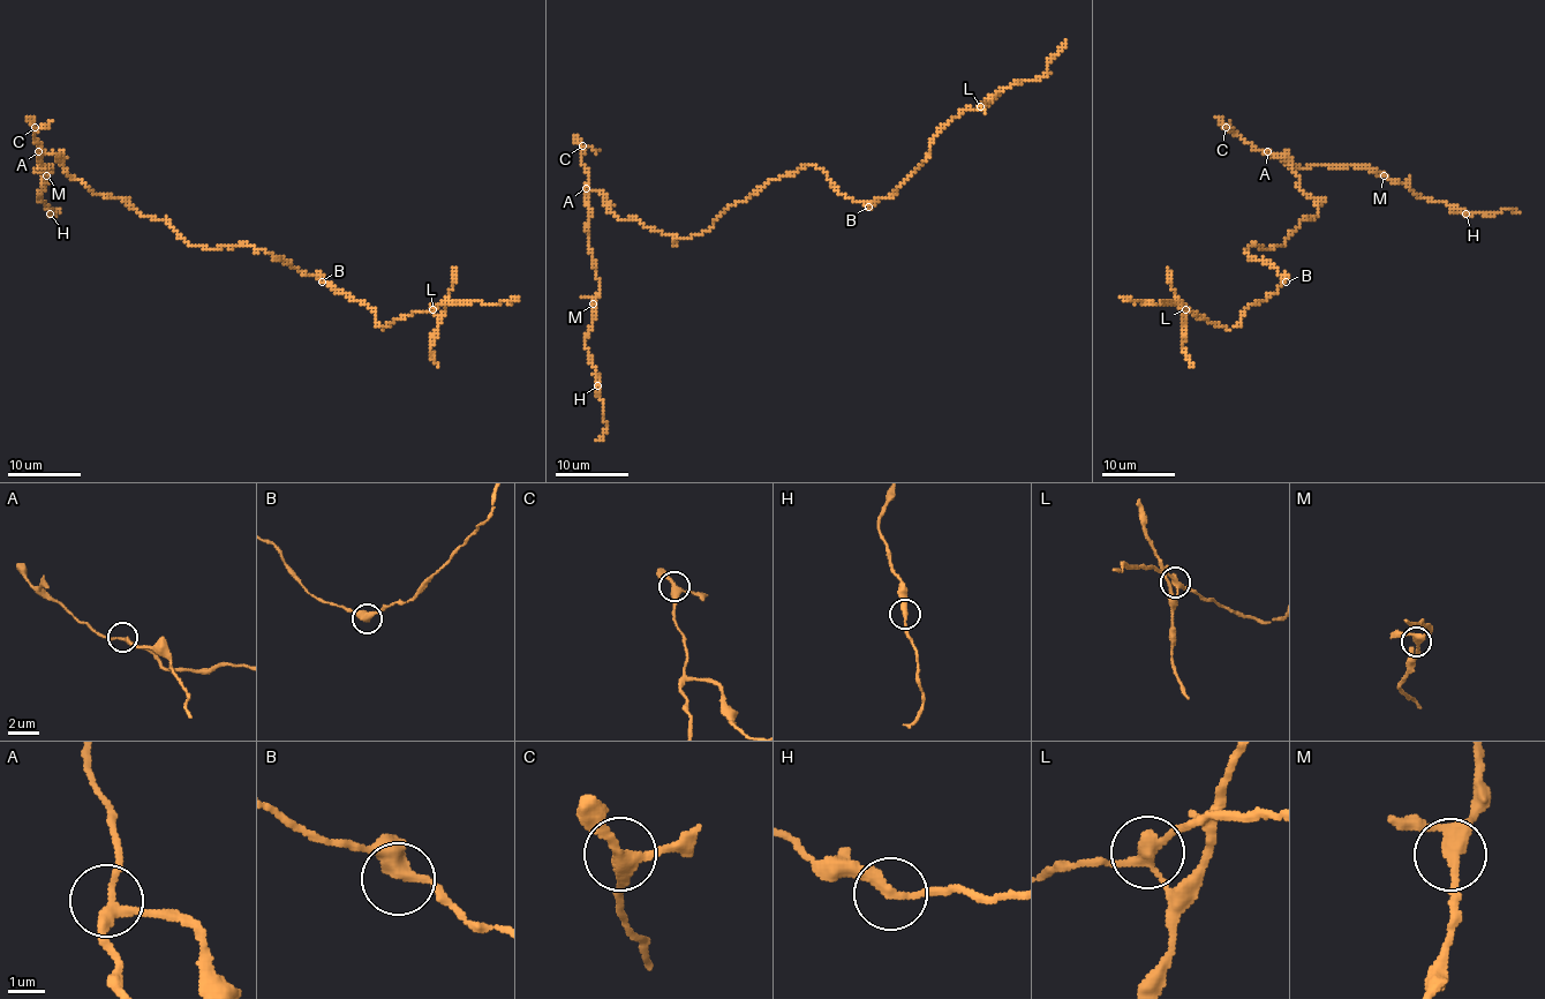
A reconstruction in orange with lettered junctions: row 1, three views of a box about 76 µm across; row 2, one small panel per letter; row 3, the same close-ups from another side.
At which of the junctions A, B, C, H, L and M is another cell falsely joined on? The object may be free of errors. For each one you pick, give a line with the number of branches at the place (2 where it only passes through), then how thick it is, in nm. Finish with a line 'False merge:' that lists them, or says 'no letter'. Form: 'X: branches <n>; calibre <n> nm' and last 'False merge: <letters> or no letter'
L: branches 3; calibre 280 nm
False merge: L

